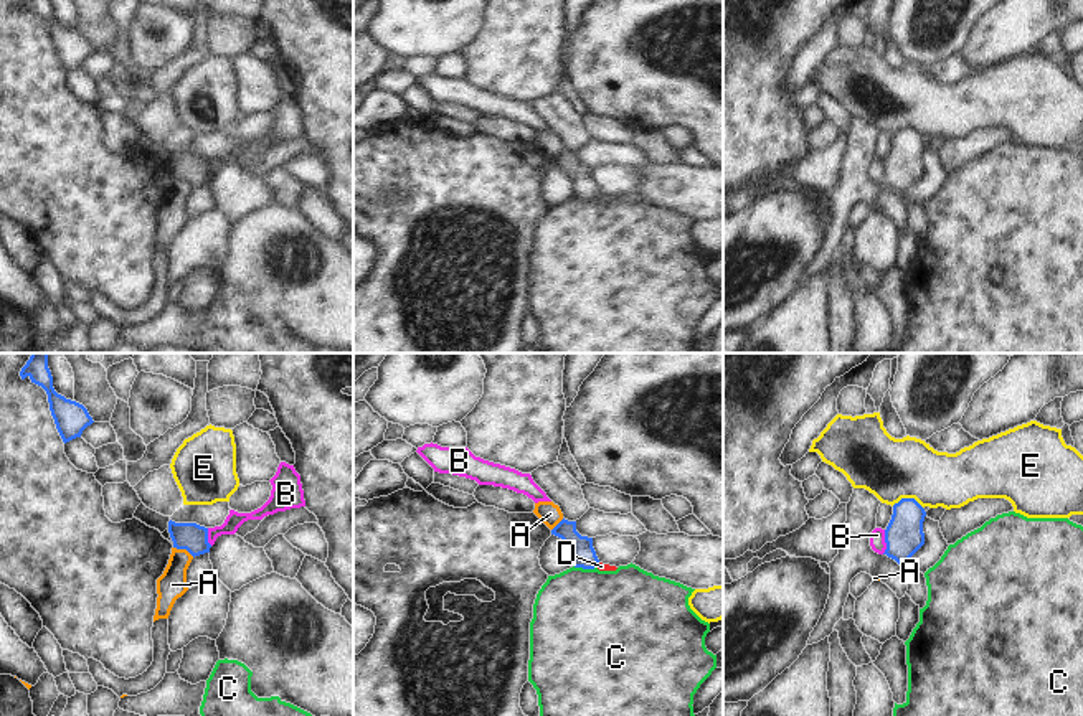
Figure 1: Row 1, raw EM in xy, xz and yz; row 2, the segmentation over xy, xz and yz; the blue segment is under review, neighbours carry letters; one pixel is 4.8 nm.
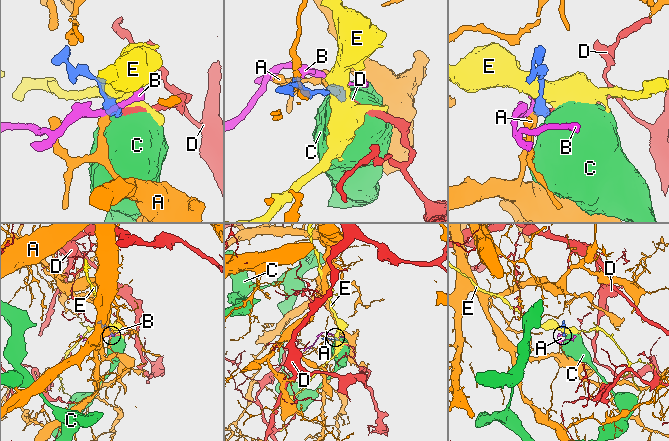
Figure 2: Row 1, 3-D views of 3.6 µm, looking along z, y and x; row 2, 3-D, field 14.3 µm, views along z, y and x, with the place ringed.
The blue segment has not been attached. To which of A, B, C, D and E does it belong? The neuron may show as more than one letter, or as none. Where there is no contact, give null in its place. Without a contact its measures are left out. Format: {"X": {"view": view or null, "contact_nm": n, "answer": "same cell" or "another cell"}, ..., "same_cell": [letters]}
{"A": {"view": "xy", "contact_nm": 120, "answer": "another cell"}, "B": {"view": "yz", "contact_nm": 120, "answer": "another cell"}, "C": {"view": "xz", "contact_nm": 120, "answer": "another cell"}, "D": {"view": "xz", "contact_nm": 30, "answer": "same cell"}, "E": {"view": "yz", "contact_nm": 160, "answer": "another cell"}, "same_cell": ["D"]}

